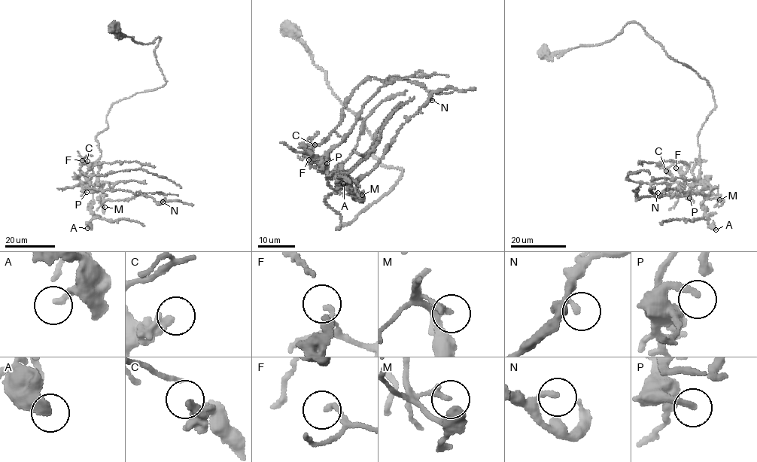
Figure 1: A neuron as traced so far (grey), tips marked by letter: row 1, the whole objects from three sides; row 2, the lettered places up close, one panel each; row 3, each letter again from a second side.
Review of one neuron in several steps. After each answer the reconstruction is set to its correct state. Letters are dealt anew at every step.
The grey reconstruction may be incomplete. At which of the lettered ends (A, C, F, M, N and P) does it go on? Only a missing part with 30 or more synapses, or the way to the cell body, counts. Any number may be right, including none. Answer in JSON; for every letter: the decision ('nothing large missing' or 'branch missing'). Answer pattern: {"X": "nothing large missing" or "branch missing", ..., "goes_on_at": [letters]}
{"A": "nothing large missing", "C": "nothing large missing", "F": "nothing large missing", "M": "nothing large missing", "N": "nothing large missing", "P": "branch missing", "goes_on_at": ["P"]}

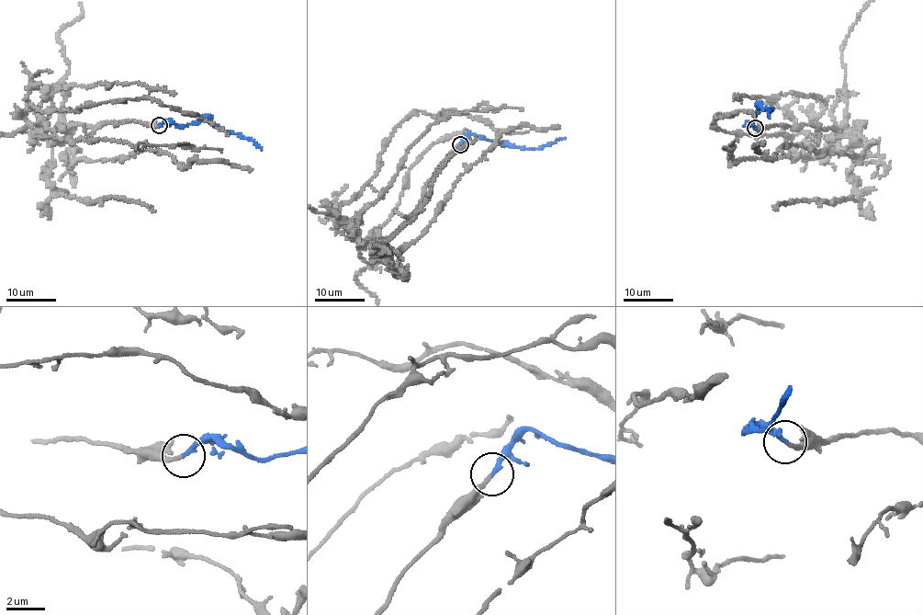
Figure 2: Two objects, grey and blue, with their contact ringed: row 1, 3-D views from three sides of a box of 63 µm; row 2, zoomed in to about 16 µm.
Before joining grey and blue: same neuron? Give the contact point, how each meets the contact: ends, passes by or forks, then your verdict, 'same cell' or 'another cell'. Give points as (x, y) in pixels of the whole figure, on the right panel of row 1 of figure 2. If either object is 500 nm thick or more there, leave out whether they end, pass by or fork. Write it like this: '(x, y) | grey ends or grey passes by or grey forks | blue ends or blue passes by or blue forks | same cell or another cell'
(755, 128) | grey ends | blue ends | same cell

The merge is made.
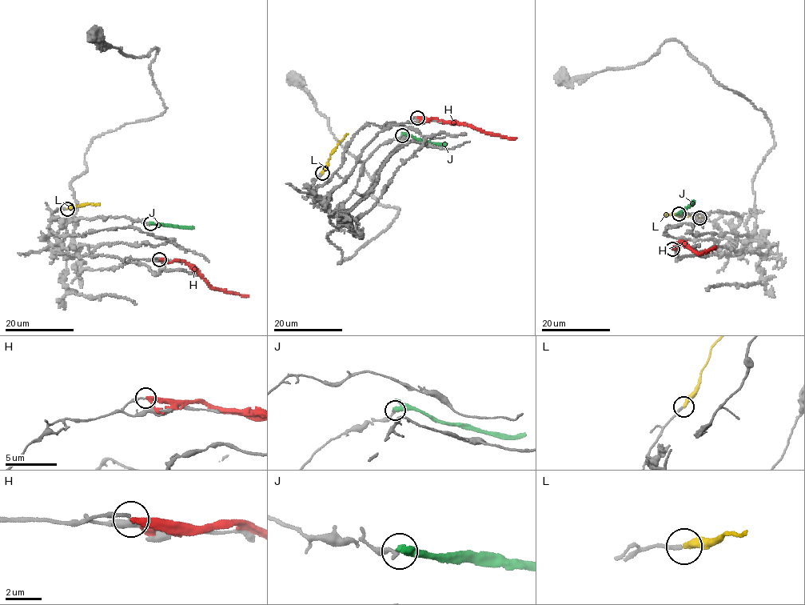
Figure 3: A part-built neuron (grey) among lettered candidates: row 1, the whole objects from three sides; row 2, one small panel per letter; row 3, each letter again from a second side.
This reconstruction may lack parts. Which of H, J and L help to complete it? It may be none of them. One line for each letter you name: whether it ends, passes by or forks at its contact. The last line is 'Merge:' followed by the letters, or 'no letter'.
L: It ends there
Merge: L

